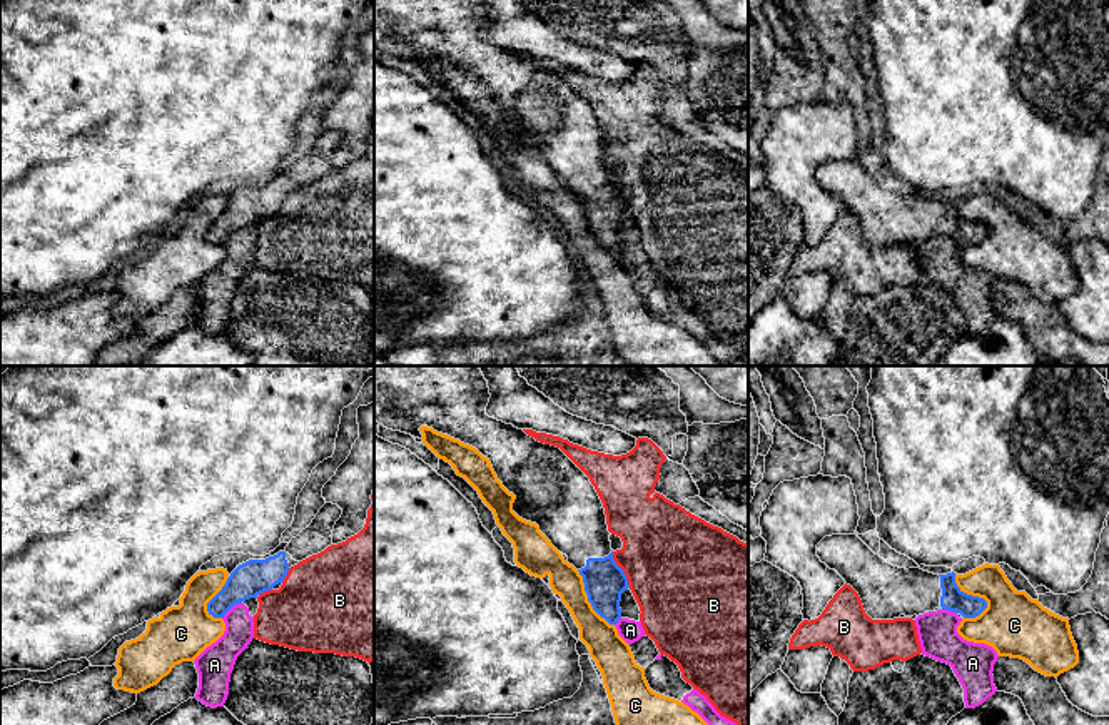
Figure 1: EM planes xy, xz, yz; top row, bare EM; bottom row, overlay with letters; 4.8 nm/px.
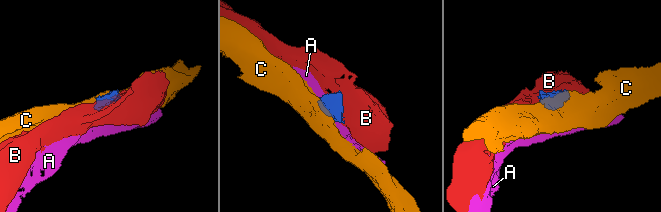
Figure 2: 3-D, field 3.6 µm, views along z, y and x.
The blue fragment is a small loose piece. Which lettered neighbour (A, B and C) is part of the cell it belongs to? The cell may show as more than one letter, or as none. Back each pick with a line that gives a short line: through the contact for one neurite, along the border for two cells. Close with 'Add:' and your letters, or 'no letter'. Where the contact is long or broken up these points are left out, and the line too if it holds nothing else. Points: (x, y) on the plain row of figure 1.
Add: no letter

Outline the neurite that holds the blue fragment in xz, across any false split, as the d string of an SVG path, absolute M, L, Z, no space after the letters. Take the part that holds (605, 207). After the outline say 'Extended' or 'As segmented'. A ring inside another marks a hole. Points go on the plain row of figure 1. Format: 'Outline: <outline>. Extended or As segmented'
Outline: M374 0L374 45L387 55L423 65L421 52L459 65L489 85L498 105L516 122L513 137L539 152L551 170L583 202L593 236L610 251L621 244L621 219L630 214L615 189L603 129L590 104L556 72L486 40L489 13L483 0Z. Extended

